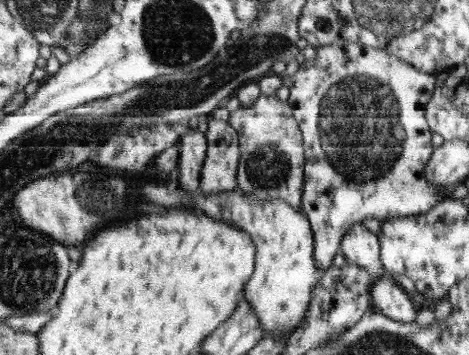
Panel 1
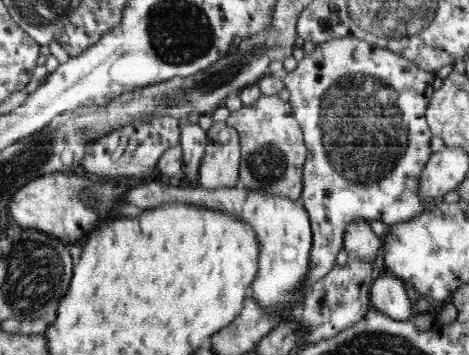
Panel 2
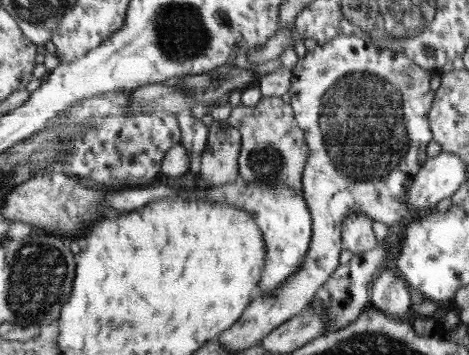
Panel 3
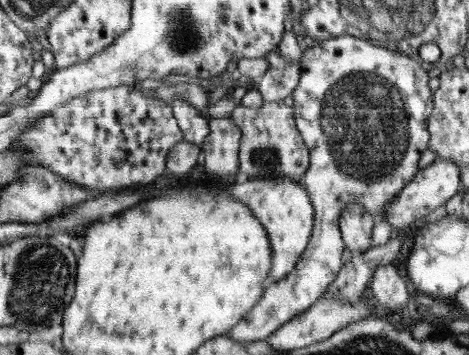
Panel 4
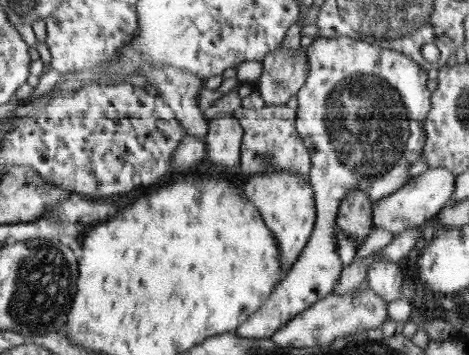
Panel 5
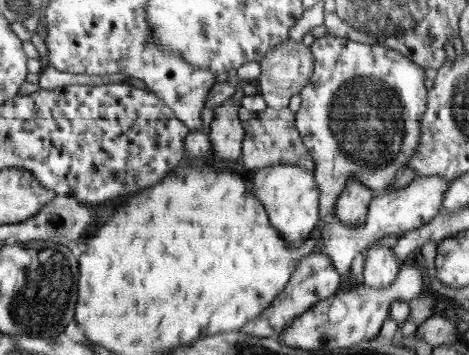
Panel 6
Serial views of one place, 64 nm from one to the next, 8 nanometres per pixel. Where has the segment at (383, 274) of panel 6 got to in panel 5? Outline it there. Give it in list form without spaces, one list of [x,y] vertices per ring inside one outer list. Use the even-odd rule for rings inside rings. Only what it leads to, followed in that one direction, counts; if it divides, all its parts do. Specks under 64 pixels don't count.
[[[375,254],[375,262],[365,272],[365,286],[383,298],[383,302],[395,302],[401,300],[401,264],[393,264],[387,258],[381,258],[381,254]]]

